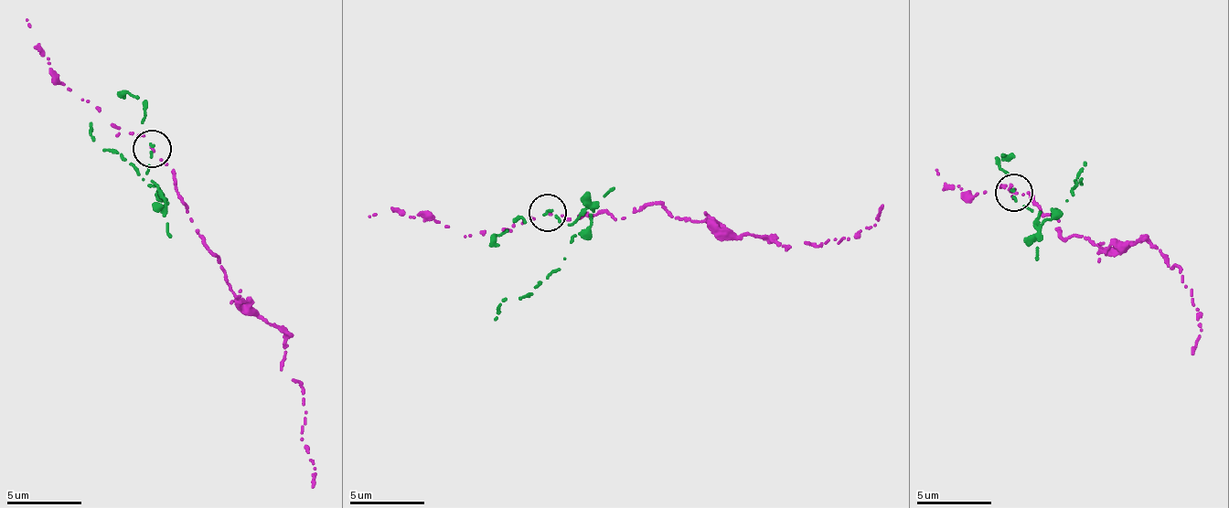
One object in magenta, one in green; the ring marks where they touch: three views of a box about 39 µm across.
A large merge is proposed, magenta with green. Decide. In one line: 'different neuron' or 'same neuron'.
different neuron

